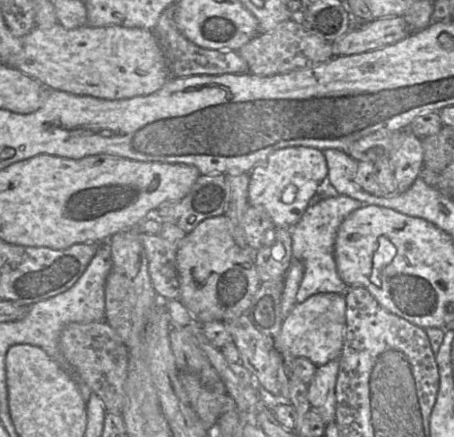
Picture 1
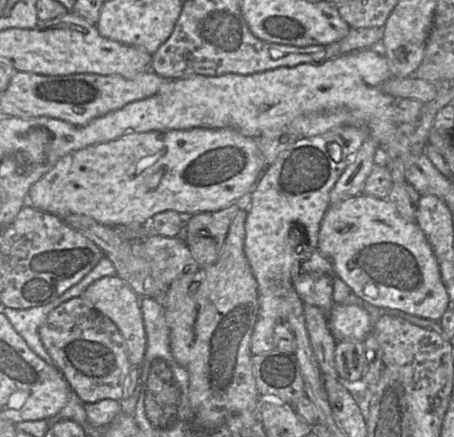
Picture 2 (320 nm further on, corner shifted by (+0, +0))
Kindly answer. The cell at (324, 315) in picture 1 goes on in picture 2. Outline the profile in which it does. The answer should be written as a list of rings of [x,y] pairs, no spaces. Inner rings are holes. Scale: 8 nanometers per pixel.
[[[335,304],[327,315],[328,326],[337,342],[363,341],[372,334],[372,319],[363,304]]]

